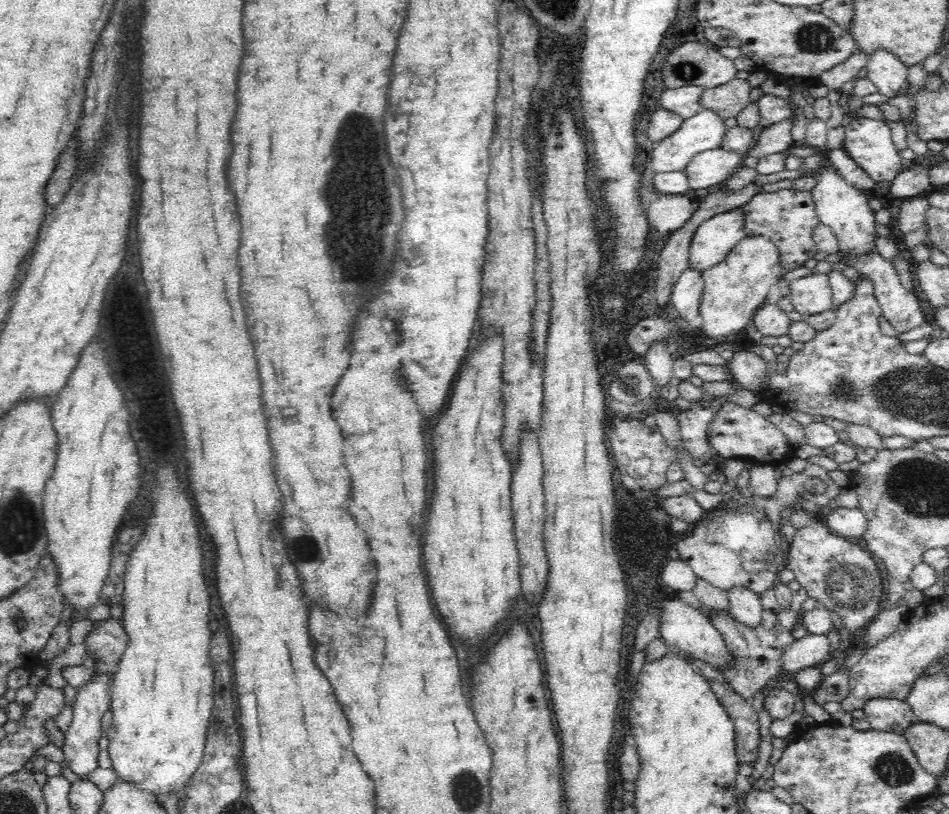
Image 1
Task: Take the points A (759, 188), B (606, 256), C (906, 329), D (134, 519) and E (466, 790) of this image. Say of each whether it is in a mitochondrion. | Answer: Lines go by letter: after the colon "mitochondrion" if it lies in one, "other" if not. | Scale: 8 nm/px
A: other
B: other
C: other
D: other
E: mitochondrion

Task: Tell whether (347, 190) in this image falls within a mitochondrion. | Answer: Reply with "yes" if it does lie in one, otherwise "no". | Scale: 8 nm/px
yes

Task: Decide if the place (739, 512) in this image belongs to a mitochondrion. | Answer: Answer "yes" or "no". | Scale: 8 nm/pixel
yes

